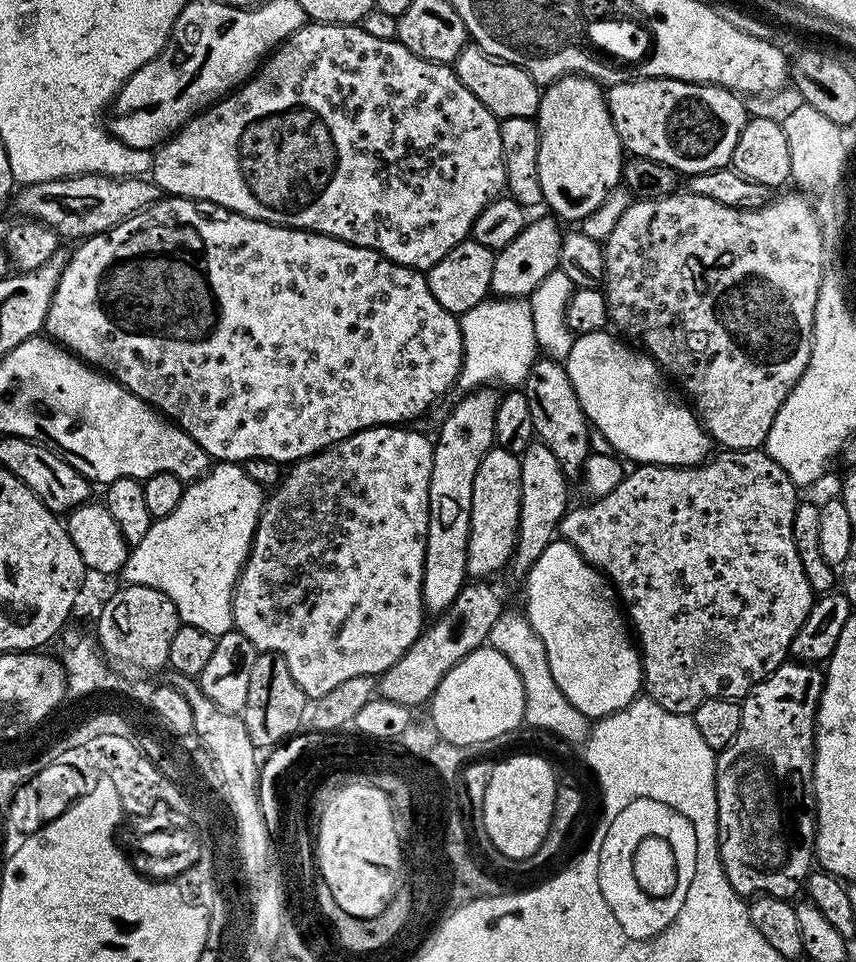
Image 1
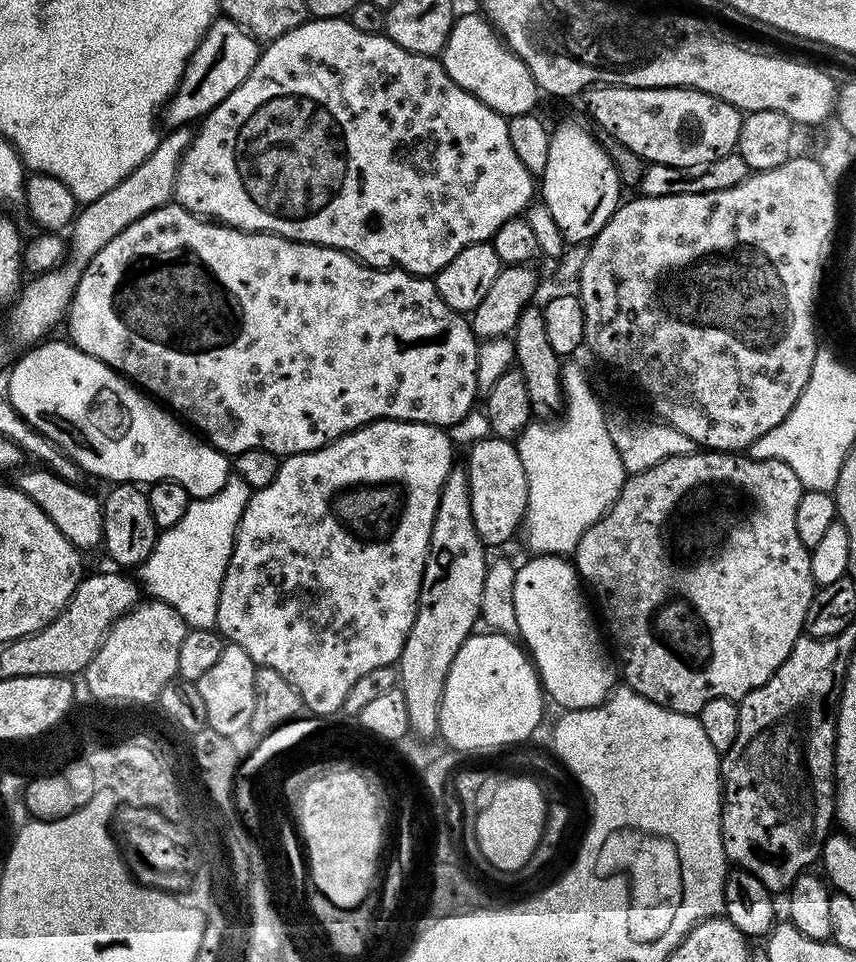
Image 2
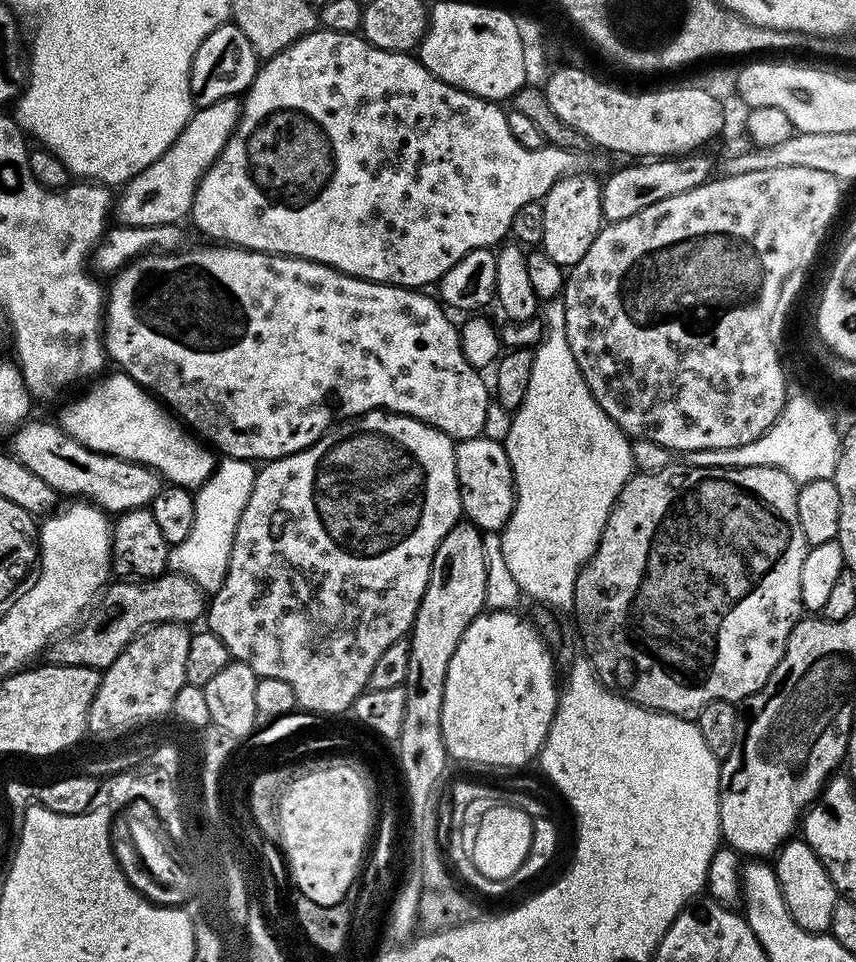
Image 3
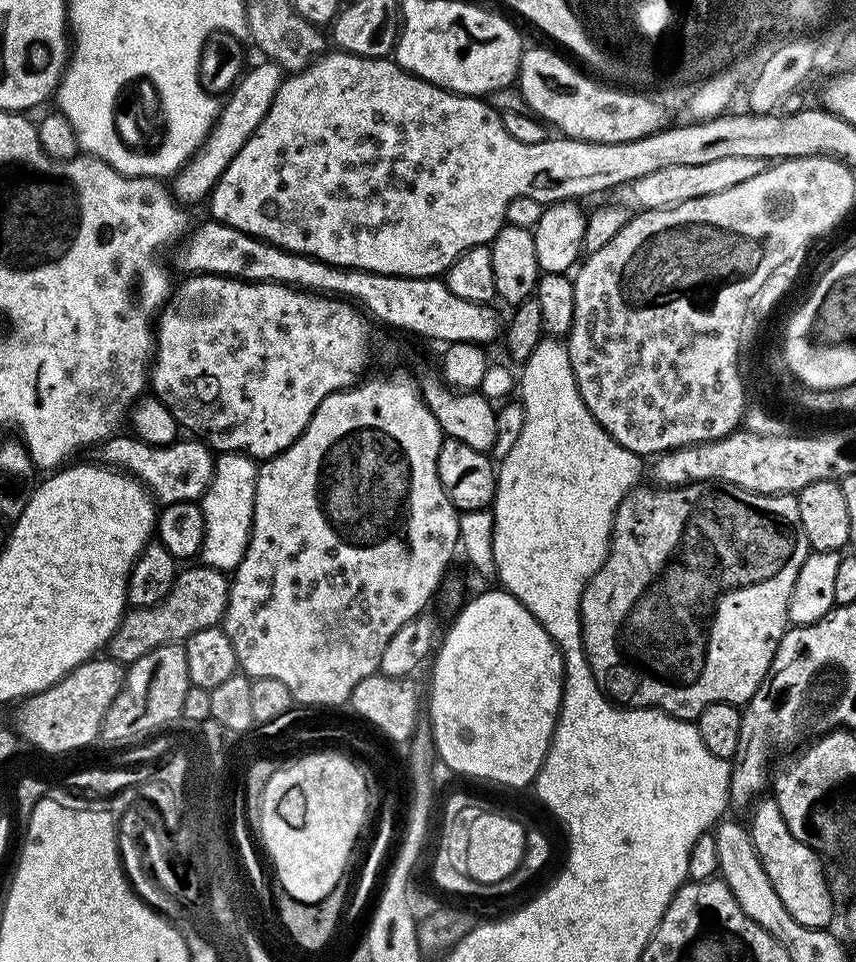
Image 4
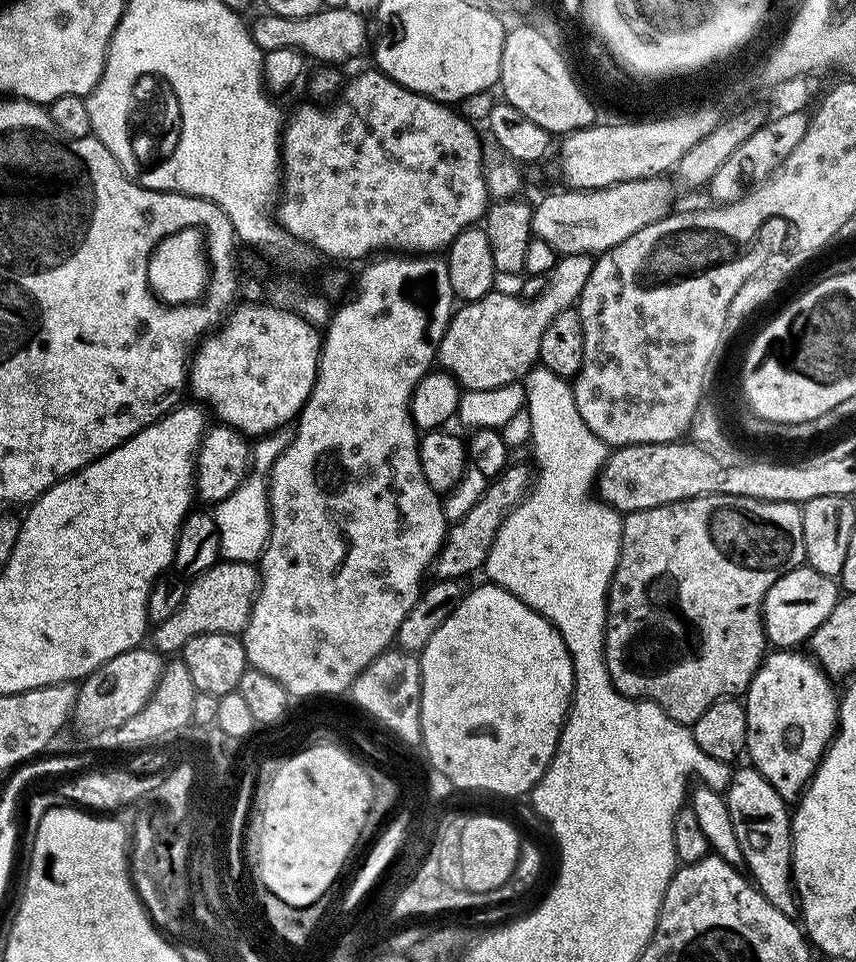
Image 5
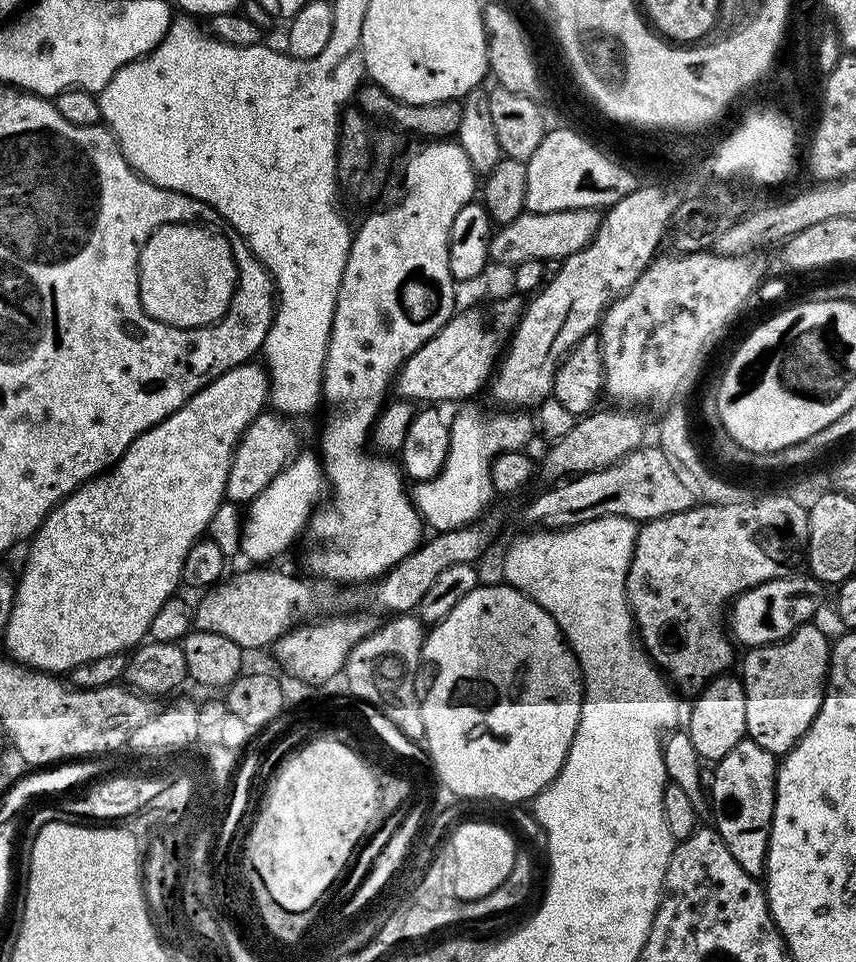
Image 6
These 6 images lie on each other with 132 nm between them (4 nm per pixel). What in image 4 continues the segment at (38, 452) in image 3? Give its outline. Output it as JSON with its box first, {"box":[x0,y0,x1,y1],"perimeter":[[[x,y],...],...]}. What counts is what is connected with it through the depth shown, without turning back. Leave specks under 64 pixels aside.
{"box":[95,434,216,505],"perimeter":[[[117,434],[104,441],[95,449],[95,459],[105,468],[115,468],[117,472],[126,472],[144,485],[152,494],[157,505],[174,502],[199,502],[204,497],[210,482],[214,478],[216,456],[199,438],[177,438],[170,444],[148,444],[135,434]]]}

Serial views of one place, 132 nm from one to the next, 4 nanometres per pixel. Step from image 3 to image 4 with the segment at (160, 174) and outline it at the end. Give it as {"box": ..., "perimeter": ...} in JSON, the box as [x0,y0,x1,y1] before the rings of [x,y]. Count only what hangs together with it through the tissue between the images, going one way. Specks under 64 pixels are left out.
{"box":[171,58,286,206],"perimeter":[[[264,58],[261,61],[261,64],[256,64],[253,68],[251,65],[241,75],[238,83],[231,89],[230,95],[227,97],[229,100],[225,104],[223,101],[222,107],[219,109],[216,117],[216,123],[212,125],[212,130],[208,133],[208,139],[204,141],[200,151],[176,173],[171,181],[171,191],[181,205],[189,206],[188,204],[196,204],[199,200],[207,201],[211,197],[212,187],[218,182],[218,178],[226,170],[226,166],[230,166],[234,154],[238,154],[238,150],[242,150],[244,143],[258,130],[262,118],[266,118],[266,110],[270,110],[270,102],[274,102],[274,94],[278,94],[278,86],[284,80],[286,73],[280,65],[272,60]]]}

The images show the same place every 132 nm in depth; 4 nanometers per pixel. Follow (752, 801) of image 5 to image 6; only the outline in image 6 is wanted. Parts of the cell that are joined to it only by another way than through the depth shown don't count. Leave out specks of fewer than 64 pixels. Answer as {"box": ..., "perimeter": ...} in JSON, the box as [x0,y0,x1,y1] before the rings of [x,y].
{"box":[710,738,777,878],"perimeter":[[[745,738],[726,754],[726,758],[715,761],[710,780],[710,804],[716,833],[726,842],[726,850],[734,854],[734,862],[746,870],[746,874],[757,878],[764,875],[764,863],[768,853],[770,826],[774,818],[776,797],[777,757],[772,756],[758,742]]]}

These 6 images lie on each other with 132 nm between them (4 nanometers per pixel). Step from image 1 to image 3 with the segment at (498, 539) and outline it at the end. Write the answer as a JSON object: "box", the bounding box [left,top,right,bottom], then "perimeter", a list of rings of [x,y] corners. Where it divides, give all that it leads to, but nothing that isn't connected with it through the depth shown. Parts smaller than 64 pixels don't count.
{"box":[456,434,516,533],"perimeter":[[[481,434],[469,440],[459,441],[456,444],[456,477],[460,487],[460,507],[463,515],[475,524],[481,533],[500,532],[511,516],[516,498],[515,480],[512,477],[510,460],[507,457],[507,450],[504,449],[503,443],[499,439],[497,441],[491,440],[488,434]]]}

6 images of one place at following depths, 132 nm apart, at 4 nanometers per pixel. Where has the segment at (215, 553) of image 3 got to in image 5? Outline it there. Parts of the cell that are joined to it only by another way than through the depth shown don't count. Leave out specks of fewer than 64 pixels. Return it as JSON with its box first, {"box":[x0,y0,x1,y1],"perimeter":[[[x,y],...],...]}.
{"box":[214,431,289,564],"perimeter":[[[283,431],[272,433],[257,439],[250,448],[250,471],[245,476],[244,481],[238,486],[238,490],[234,490],[234,494],[230,494],[230,498],[226,498],[221,504],[215,505],[214,515],[216,517],[216,525],[218,526],[218,538],[220,539],[220,554],[225,560],[237,560],[243,564],[259,561],[264,547],[268,541],[270,534],[270,526],[272,519],[268,513],[268,473],[271,472],[276,459],[281,456],[284,449],[288,447],[289,437]]]}

